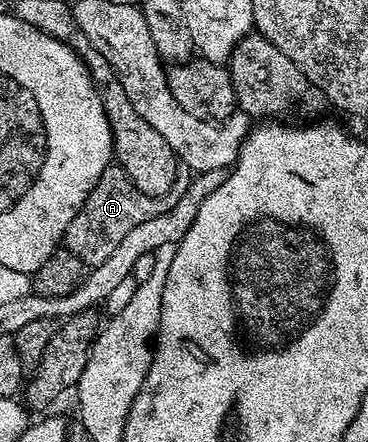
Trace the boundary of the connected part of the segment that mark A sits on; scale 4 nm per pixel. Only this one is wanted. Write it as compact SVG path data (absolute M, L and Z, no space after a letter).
M109 164L105 167L102 175L99 176L99 182L93 187L93 191L89 191L89 195L85 199L85 203L77 211L77 215L73 215L73 219L63 236L62 244L73 255L77 255L77 259L81 259L84 265L88 267L99 265L109 258L109 255L116 250L117 243L133 227L136 227L142 220L152 219L157 212L157 206L155 205L157 205L156 198L147 197L141 191L137 191L135 184L128 179L127 173L119 164Z

